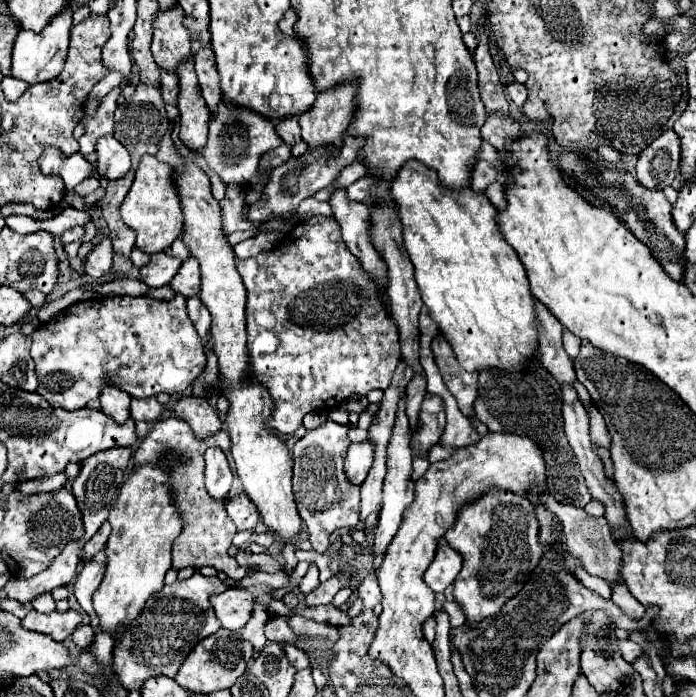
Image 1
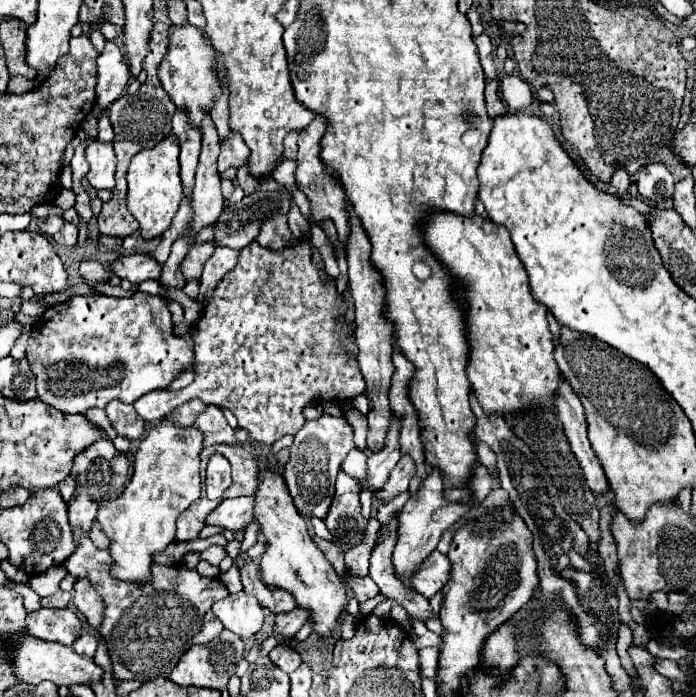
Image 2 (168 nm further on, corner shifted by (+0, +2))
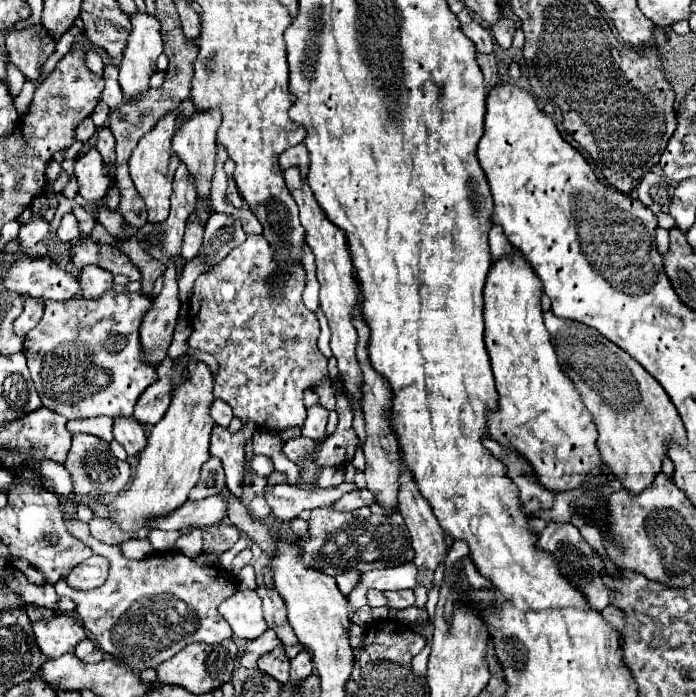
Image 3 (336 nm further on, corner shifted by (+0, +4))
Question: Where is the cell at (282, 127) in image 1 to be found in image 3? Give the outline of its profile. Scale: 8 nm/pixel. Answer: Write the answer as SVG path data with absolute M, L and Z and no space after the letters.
M299 143L299 145L295 145L295 147L289 147L289 149L285 149L285 151L281 153L279 165L281 165L283 169L287 169L287 167L291 167L291 165L299 165L299 167L301 167L301 175L305 177L305 175L307 175L307 169L309 169L309 151L305 149L303 143Z

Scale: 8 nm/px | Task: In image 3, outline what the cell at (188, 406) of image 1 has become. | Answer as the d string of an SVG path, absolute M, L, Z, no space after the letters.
M249 423L237 433L231 433L227 427L215 425L211 433L209 453L223 461L227 487L239 497L243 495L243 491L239 489L239 481L243 481L245 477L245 469L243 469L245 467L245 445L247 441L251 441L253 431L255 431L255 425Z

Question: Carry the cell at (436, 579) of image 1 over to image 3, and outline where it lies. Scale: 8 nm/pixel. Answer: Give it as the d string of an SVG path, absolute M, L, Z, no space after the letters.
M409 561L409 563L401 563L397 567L385 567L385 569L375 569L375 571L367 571L361 575L361 581L357 583L357 587L349 593L349 603L351 607L361 607L367 603L365 593L367 589L415 589L419 585L419 567Z

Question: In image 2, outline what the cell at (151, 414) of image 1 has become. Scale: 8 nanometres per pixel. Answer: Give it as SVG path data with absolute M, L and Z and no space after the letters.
M257 241L249 243L247 247L241 249L239 253L239 261L235 265L235 269L231 269L213 289L213 297L211 301L203 307L203 315L199 317L199 321L193 325L191 329L191 339L193 339L193 351L195 351L195 363L193 363L193 373L195 373L195 381L179 391L151 391L151 395L143 395L143 399L135 401L135 411L149 423L157 423L161 421L169 411L173 411L175 407L179 407L181 403L189 401L189 399L201 399L207 405L217 405L217 407L227 407L229 411L233 411L233 415L239 421L241 429L247 429L251 433L251 439L261 443L261 445L273 445L277 439L281 439L283 435L295 435L301 427L303 427L303 407L311 401L351 401L355 395L361 395L365 391L365 383L363 377L359 373L357 367L357 347L355 347L355 339L353 339L353 329L349 329L343 323L343 313L345 313L345 301L341 295L337 295L335 291L335 281L323 281L317 267L311 263L311 247L309 243L301 241L295 247L285 247L281 251L271 251L261 247Z

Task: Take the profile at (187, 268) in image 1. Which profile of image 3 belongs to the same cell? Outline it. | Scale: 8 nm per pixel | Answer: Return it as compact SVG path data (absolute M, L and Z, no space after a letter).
M189 217L187 221L187 229L185 229L185 237L183 237L183 259L191 261L199 249L201 249L201 239L203 239L203 229L201 225L197 225L193 221L193 217Z

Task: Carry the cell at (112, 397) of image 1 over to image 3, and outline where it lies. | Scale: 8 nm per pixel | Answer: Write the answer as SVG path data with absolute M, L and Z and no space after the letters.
M113 417L113 437L125 447L127 455L137 455L147 445L145 429L135 417Z

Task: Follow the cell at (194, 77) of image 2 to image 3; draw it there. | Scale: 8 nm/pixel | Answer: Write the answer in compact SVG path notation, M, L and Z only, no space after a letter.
M219 109L193 111L191 117L185 117L185 121L181 119L181 125L177 125L177 131L173 135L173 149L179 155L179 159L187 165L189 173L193 175L199 197L209 197L211 177L213 177L213 167L215 167L215 137L217 137L219 121L221 121Z

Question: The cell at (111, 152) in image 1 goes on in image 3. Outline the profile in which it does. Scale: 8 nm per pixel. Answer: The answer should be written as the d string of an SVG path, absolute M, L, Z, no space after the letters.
M95 147L75 161L75 177L79 183L79 195L87 201L101 199L111 185L109 167Z

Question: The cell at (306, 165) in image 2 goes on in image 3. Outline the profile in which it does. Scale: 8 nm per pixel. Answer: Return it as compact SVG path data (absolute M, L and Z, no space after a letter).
M293 165L283 171L285 183L289 193L293 195L299 215L301 215L301 225L305 227L305 241L309 243L311 251L315 253L317 261L317 279L321 283L321 309L329 319L331 327L331 351L337 359L339 373L345 375L345 393L349 393L351 403L361 399L361 369L355 357L355 345L357 345L357 331L351 323L351 311L357 303L357 285L353 279L353 263L351 263L351 253L347 245L347 235L341 229L335 229L335 225L325 217L321 205L315 201L315 195L307 183L307 179L301 177L299 167Z

